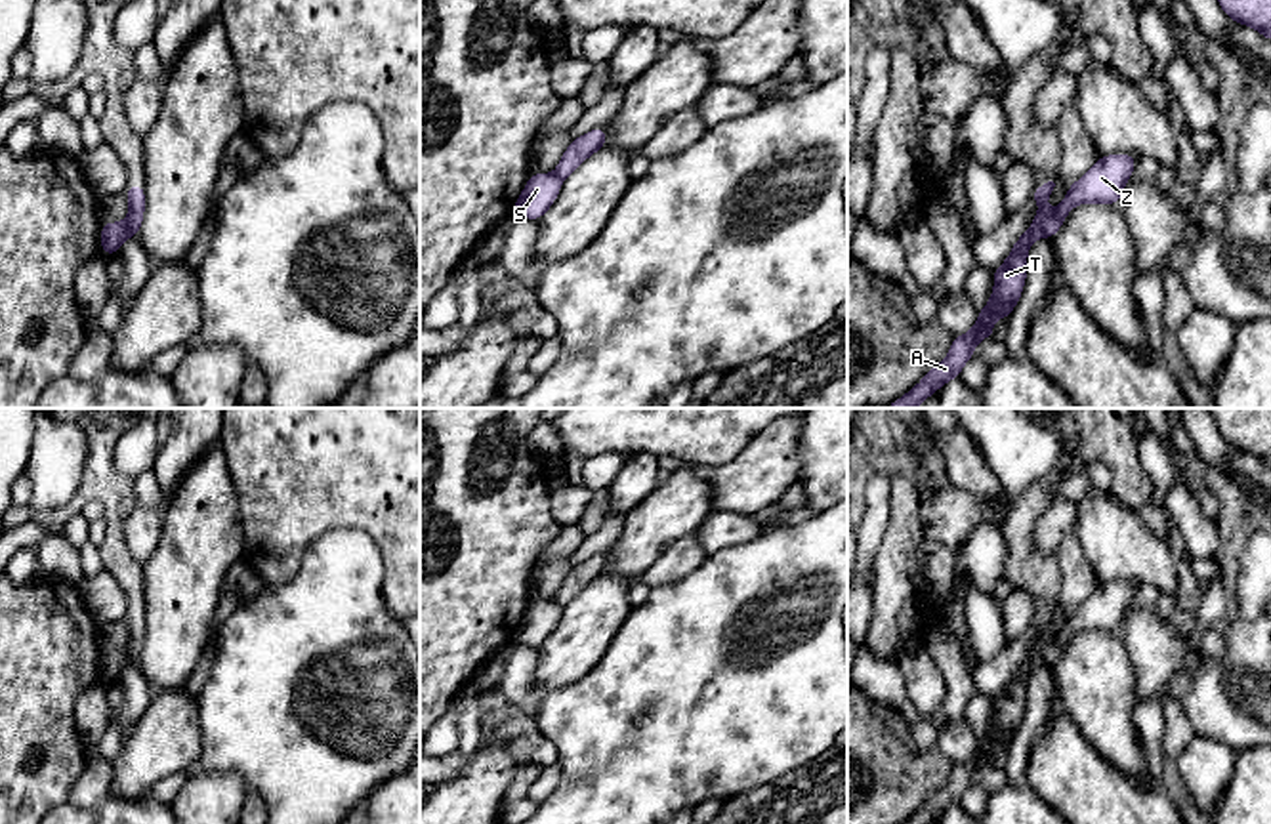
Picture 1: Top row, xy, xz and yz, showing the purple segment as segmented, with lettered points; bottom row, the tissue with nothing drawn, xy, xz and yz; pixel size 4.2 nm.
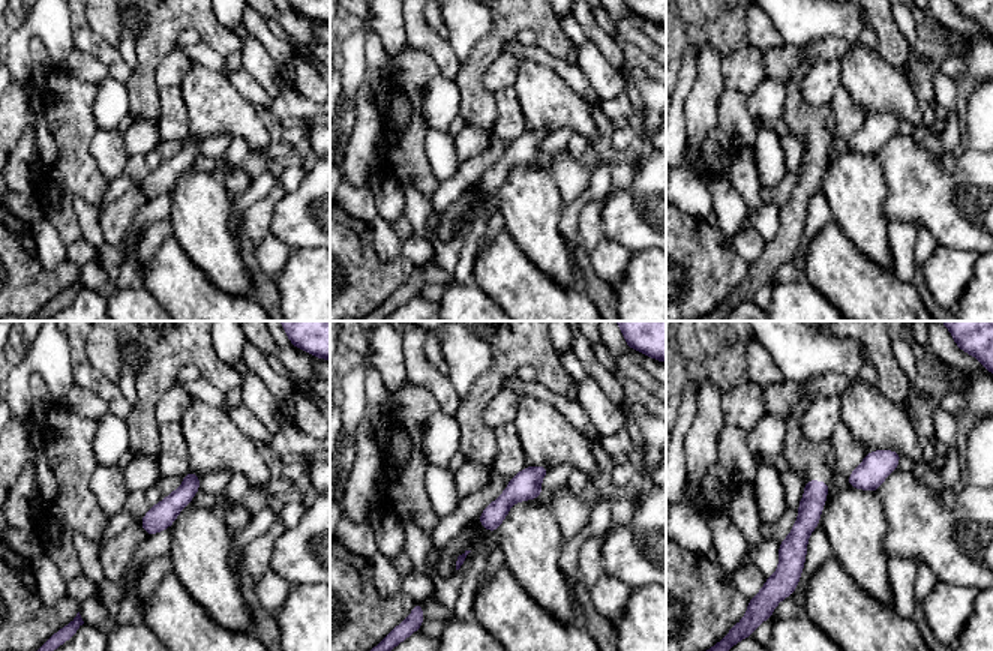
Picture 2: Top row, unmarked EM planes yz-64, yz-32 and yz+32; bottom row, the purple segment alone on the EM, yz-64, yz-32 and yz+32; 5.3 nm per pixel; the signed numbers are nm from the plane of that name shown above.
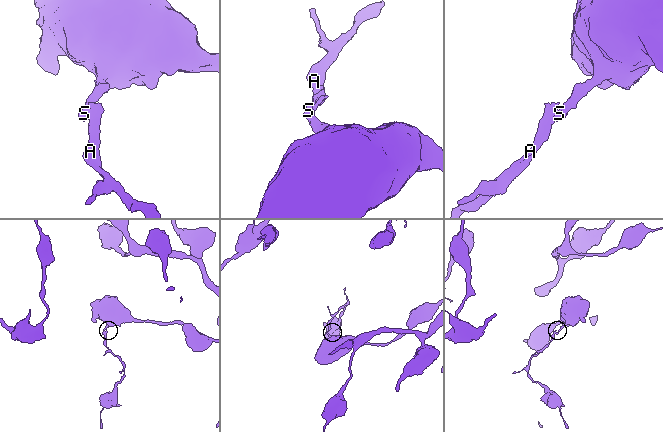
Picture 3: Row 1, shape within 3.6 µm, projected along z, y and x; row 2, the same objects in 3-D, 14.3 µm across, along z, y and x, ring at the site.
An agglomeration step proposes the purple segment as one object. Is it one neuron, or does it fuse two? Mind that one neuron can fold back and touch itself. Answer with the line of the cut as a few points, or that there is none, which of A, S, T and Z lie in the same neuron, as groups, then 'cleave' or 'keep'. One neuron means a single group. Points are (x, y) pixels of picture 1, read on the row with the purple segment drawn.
cut in yz along (1050, 212), (1041, 235); A T / S Z; cleave

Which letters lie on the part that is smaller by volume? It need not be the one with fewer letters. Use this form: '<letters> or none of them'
A, T

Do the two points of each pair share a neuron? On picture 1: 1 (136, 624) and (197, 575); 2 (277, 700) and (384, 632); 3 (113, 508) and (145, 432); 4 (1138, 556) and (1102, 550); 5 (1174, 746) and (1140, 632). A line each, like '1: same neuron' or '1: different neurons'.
1: different neurons
2: same neuron
3: different neurons
4: same neuron
5: different neurons

